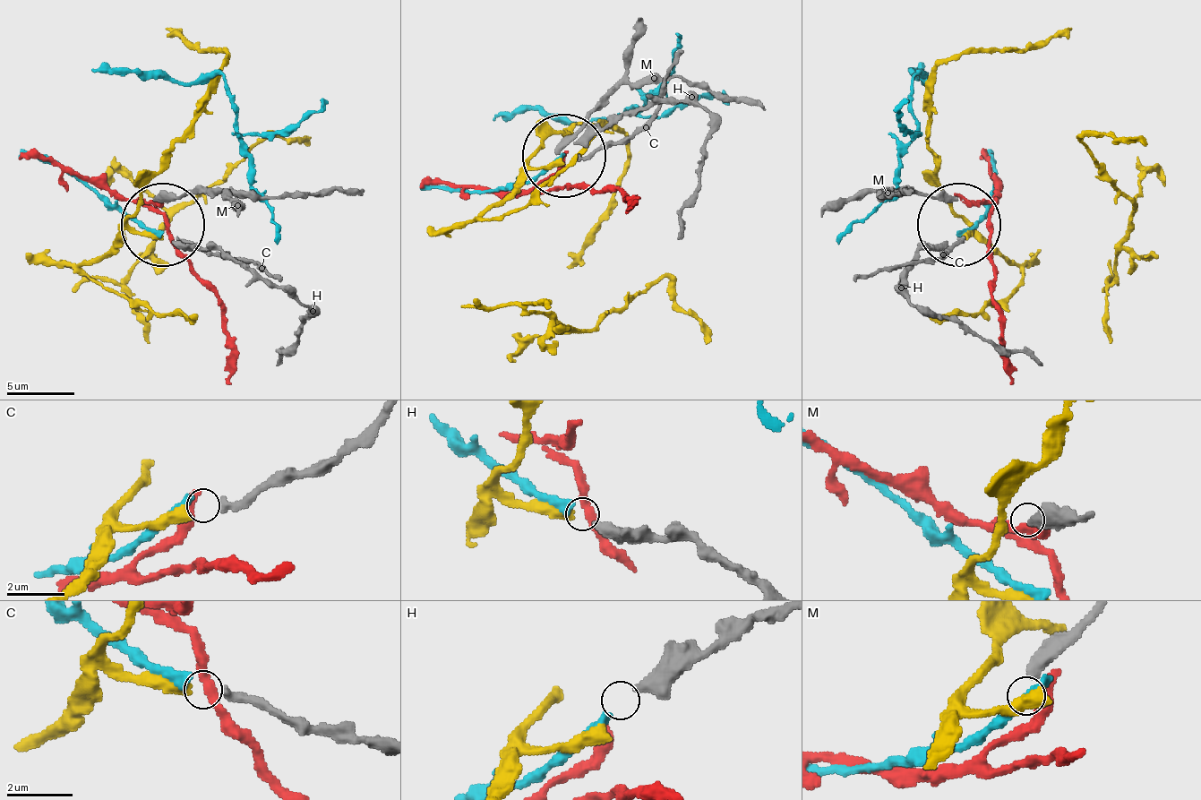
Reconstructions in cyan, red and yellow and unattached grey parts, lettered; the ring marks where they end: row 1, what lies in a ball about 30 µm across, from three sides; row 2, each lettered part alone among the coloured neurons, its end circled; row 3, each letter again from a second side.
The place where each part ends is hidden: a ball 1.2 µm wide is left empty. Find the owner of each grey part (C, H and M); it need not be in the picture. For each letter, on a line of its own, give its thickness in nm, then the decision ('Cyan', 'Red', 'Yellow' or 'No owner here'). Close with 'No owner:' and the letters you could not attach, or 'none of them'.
C: Thickness 280 nm. Yellow
H: Thickness 380 nm. Cyan
M: Thickness 400 nm. No owner here
No owner: M

